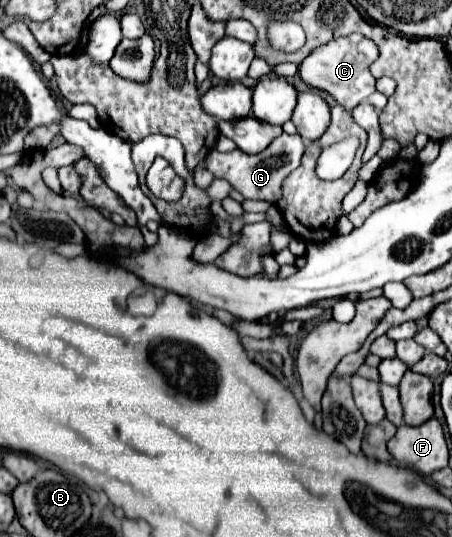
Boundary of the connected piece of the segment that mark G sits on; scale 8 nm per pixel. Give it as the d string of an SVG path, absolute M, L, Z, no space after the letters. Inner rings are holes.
M283 133L259 155L247 155L239 149L231 151L231 153L219 153L213 149L207 155L207 169L215 177L229 181L233 185L233 189L239 191L245 199L261 199L261 201L275 203L281 197L281 183L293 169L299 167L303 151L305 151L305 145L303 145L303 139L299 133L295 133L295 135Z

